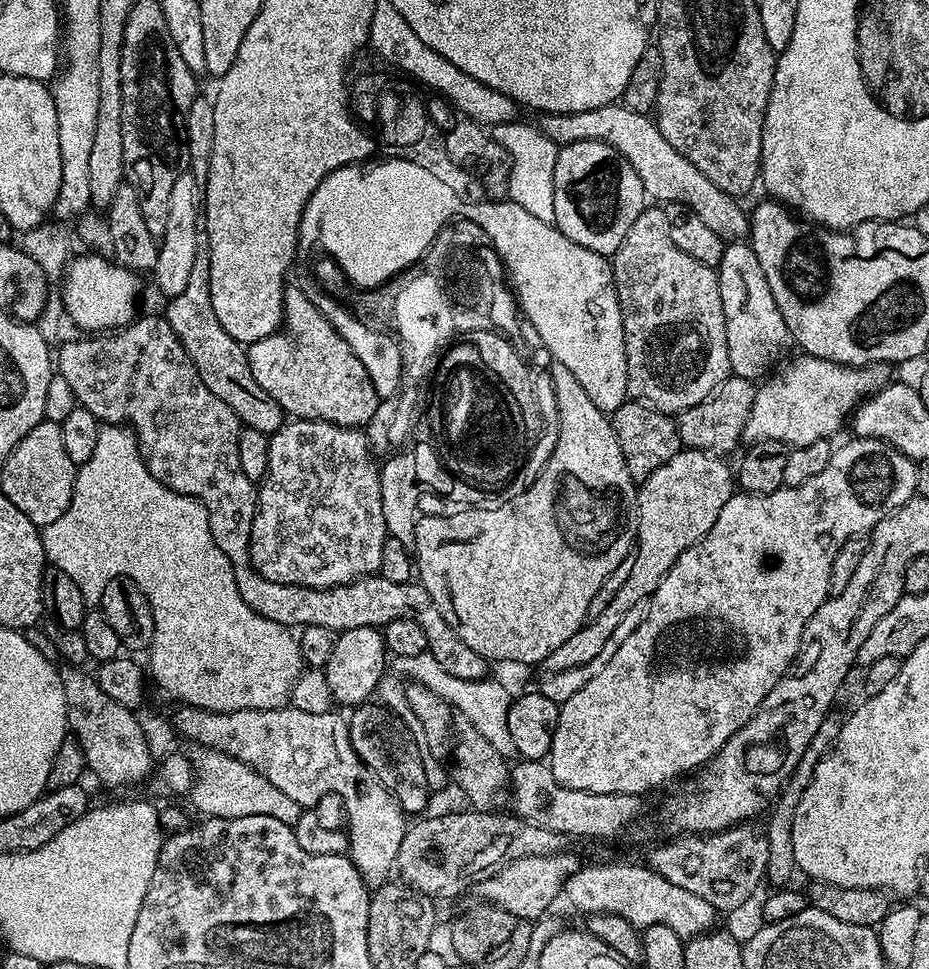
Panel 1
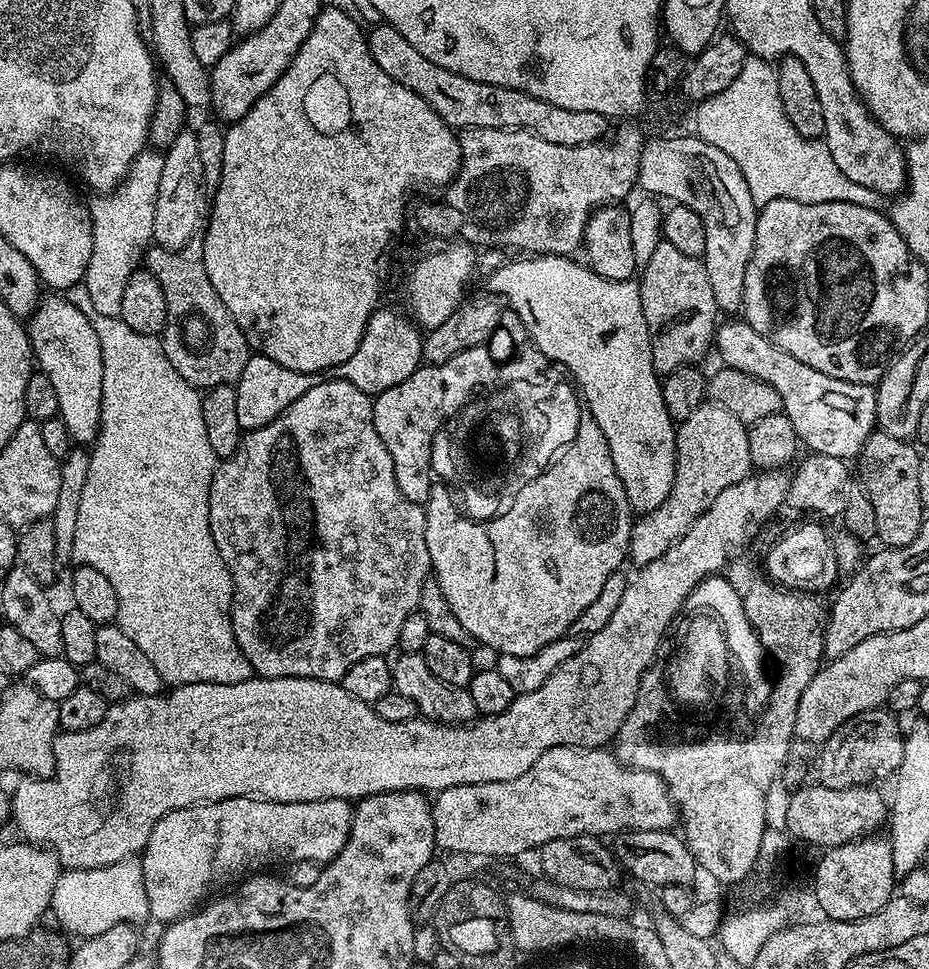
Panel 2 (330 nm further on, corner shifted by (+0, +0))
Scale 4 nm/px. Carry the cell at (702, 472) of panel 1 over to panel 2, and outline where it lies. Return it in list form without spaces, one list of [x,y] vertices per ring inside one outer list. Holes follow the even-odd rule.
[[[705,402],[690,414],[690,418],[679,421],[676,430],[676,469],[674,470],[674,482],[666,502],[658,506],[653,512],[645,512],[632,525],[632,537],[628,543],[628,560],[643,566],[654,562],[654,558],[662,558],[666,550],[670,550],[672,544],[676,544],[694,522],[722,494],[729,486],[742,482],[753,471],[752,459],[750,458],[750,442],[748,441],[748,428],[730,410],[711,402]]]

